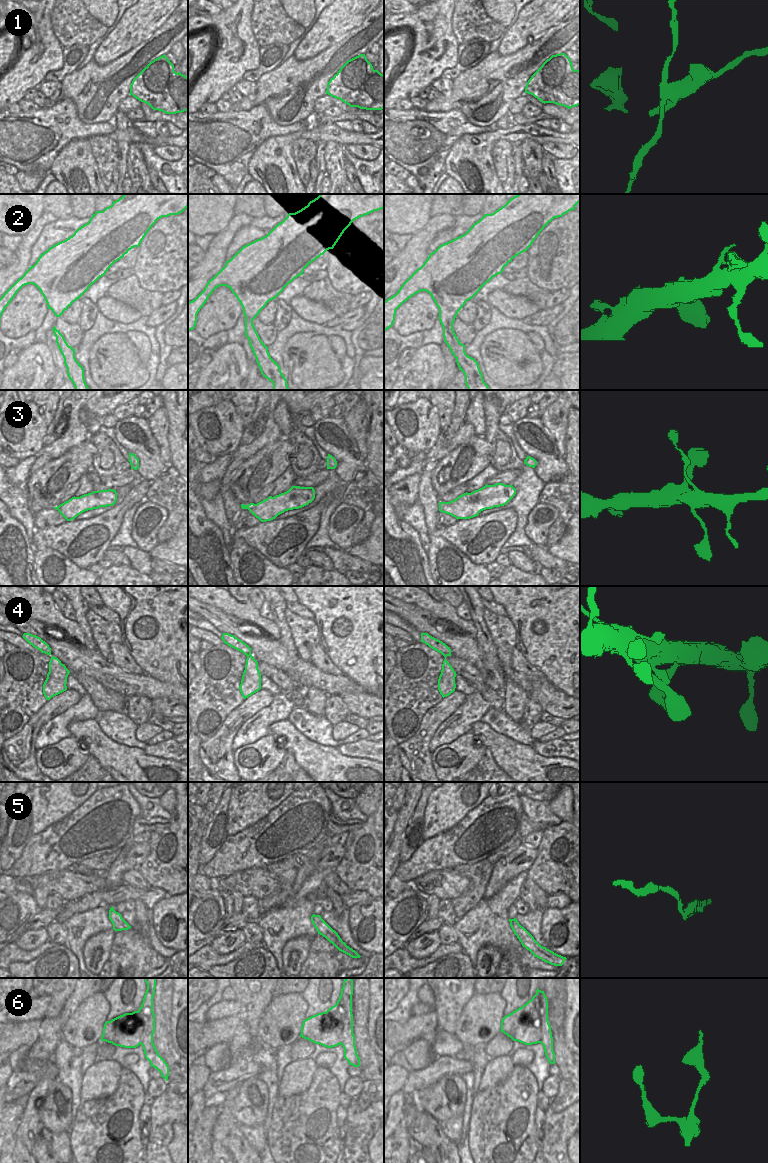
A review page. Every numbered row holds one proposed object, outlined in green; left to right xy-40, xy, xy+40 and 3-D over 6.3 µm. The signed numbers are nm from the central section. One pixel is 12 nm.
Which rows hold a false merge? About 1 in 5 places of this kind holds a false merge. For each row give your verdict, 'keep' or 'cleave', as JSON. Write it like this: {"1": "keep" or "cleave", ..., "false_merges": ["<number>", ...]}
{"1": "cleave", "2": "keep", "3": "keep", "4": "keep", "5": "keep", "6": "cleave", "false_merges": ["1", "6"]}

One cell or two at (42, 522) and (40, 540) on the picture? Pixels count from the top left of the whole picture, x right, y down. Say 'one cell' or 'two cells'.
two cells

